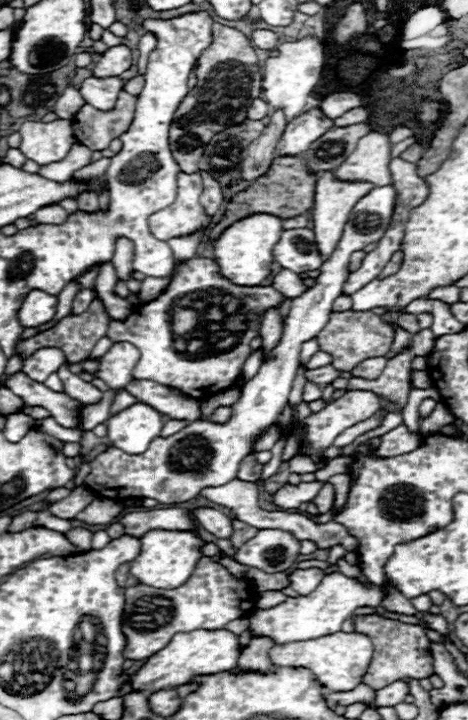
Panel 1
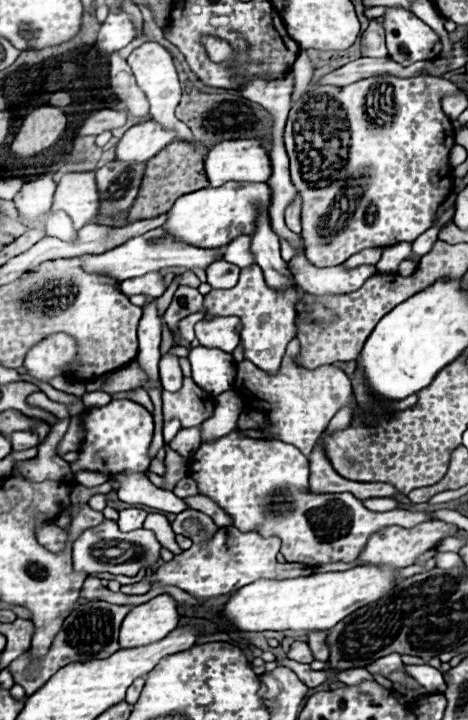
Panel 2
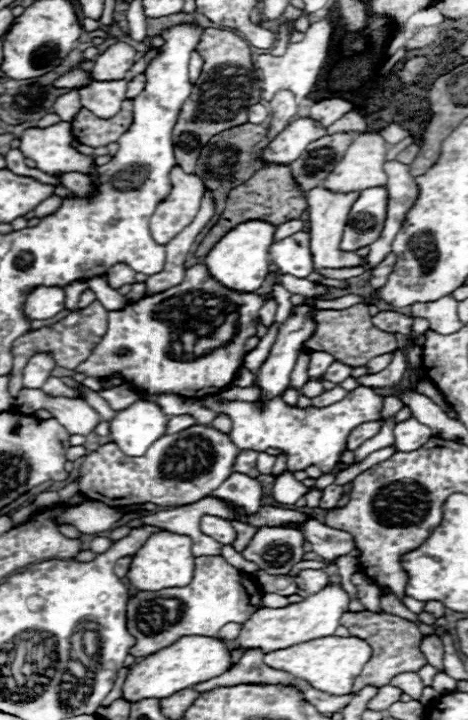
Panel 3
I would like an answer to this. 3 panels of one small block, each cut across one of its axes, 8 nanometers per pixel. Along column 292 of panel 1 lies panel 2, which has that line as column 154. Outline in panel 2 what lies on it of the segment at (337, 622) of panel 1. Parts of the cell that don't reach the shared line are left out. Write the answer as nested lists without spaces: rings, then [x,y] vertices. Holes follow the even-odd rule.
[[[160,594],[146,604],[134,606],[120,628],[120,646],[146,646],[166,638],[180,622],[176,600],[170,594]]]

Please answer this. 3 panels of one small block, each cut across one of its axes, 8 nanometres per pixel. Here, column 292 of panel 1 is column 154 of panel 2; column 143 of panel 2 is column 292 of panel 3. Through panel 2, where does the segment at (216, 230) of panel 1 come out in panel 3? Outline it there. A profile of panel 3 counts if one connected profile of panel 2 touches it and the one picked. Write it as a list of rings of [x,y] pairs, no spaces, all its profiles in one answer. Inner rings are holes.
[[[268,164],[262,170],[258,170],[246,184],[240,184],[234,190],[230,190],[228,200],[226,200],[226,210],[222,212],[216,226],[204,236],[204,240],[196,248],[194,256],[204,258],[224,234],[228,234],[232,228],[236,228],[242,222],[262,220],[262,222],[268,222],[272,226],[280,226],[288,220],[300,218],[300,214],[304,210],[306,210],[306,198],[302,196],[302,192],[294,184],[292,174],[290,174],[290,166],[286,166],[286,164]]]

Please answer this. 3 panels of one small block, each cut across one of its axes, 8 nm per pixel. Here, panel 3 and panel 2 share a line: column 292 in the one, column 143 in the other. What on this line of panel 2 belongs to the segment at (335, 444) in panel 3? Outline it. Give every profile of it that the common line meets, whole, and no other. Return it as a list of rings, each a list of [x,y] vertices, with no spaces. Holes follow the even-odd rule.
[[[112,400],[106,406],[84,410],[80,420],[84,426],[84,440],[78,448],[78,460],[70,462],[72,472],[90,470],[102,474],[130,474],[148,470],[148,448],[152,442],[154,422],[152,414],[144,406],[132,400]]]

